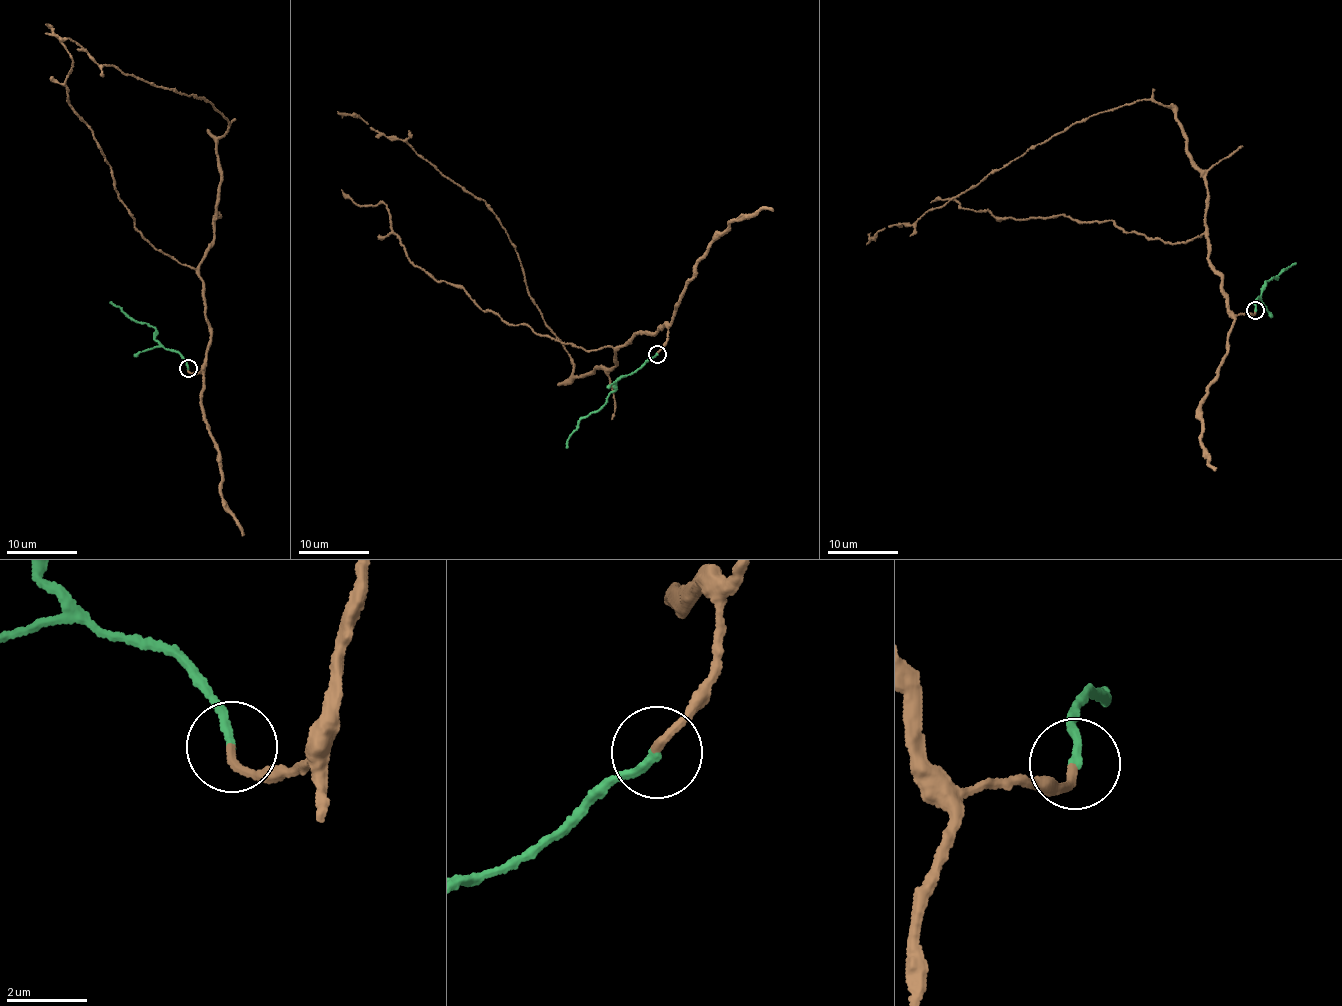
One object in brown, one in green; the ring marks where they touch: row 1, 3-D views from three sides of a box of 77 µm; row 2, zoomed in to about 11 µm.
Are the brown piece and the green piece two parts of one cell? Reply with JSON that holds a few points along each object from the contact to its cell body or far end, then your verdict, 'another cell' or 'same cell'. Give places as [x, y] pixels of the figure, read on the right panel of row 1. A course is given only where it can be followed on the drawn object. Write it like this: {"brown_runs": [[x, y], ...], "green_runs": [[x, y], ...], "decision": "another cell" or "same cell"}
{"brown_runs": [[1255, 310], [1229, 308], [1223, 273], [1211, 268], [1205, 175], [1172, 107], [1143, 99], [1083, 118], [866, 244]], "green_runs": [[1255, 310], [1255, 299], [1261, 295], [1261, 287], [1296, 262]], "decision": "same cell"}

